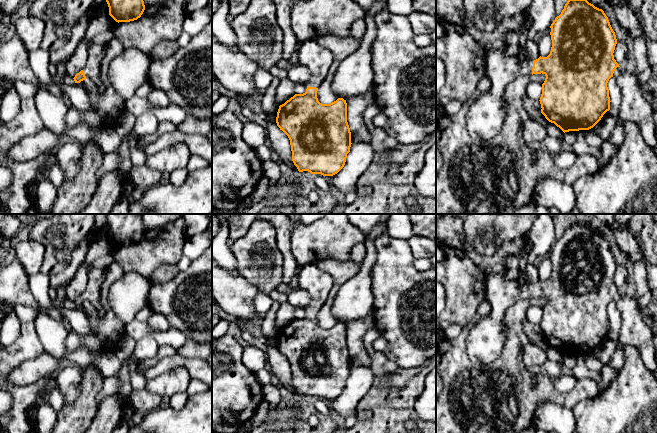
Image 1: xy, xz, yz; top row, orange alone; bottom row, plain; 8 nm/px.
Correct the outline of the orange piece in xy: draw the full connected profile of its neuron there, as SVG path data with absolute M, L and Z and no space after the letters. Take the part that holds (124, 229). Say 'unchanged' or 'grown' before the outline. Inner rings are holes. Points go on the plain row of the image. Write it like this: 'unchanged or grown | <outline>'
unchanged | M105 214L109 239L116 246L130 246L141 241L145 234L141 214Z

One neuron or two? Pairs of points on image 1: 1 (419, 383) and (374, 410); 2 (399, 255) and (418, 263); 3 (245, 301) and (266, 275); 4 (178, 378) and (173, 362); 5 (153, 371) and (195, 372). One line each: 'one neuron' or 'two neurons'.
1: one neuron
2: two neurons
3: two neurons
4: two neurons
5: one neuron

